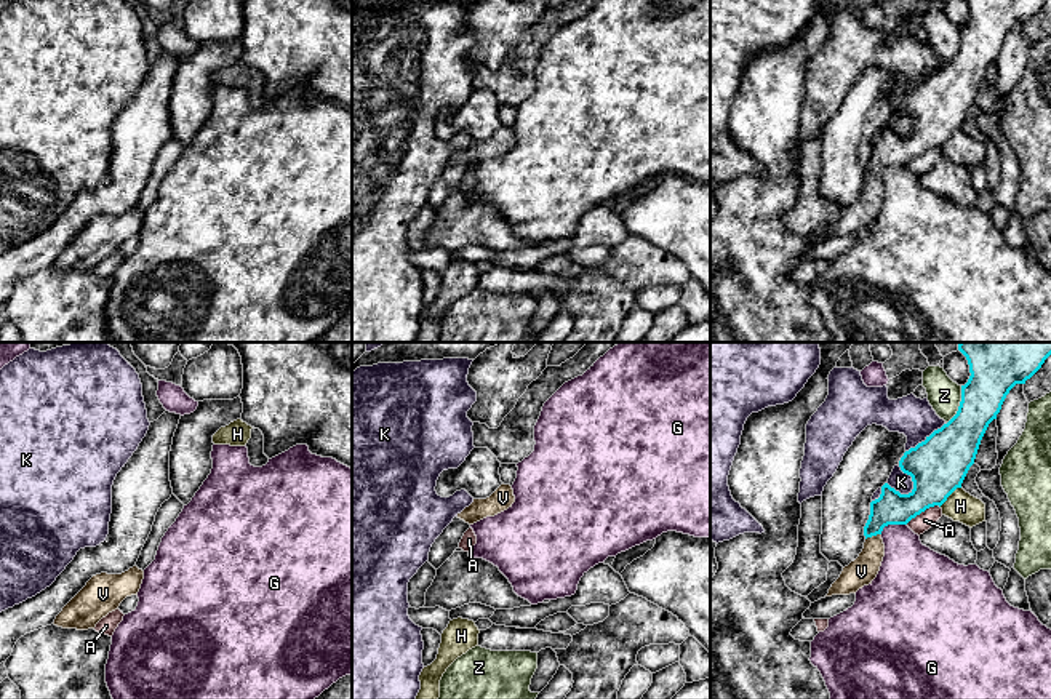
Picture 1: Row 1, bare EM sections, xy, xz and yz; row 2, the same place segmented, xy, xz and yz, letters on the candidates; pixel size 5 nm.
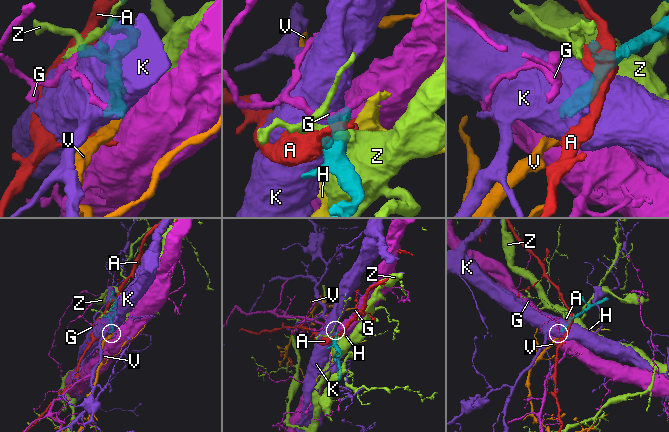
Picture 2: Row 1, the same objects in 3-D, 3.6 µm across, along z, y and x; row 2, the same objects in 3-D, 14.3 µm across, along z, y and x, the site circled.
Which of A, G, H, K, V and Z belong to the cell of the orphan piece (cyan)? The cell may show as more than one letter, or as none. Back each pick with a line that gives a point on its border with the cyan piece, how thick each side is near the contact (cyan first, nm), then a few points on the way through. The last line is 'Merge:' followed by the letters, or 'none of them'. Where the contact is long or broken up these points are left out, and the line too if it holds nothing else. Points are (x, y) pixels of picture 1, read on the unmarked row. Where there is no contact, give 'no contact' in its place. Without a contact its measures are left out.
V: meets cyan in yz at (872, 176); 170 nm thick on the cyan side, 140 nm on the other; runs through yz (891, 149), (875, 165), (872, 176), (872, 197), (861, 213)
Merge: V

